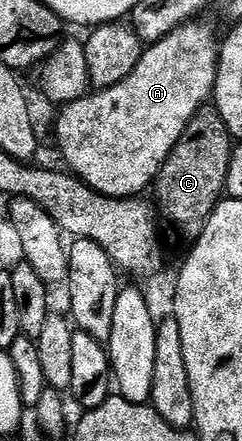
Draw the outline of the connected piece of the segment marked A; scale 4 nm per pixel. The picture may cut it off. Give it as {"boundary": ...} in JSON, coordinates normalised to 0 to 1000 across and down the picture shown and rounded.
{"boundary":[[[781,52],[748,57],[702,79],[599,109],[579,138],[533,175],[475,193],[417,200],[326,229],[269,236],[244,252],[248,277],[231,302],[281,361],[293,390],[351,410],[376,429],[401,429],[442,447],[558,449],[595,426],[624,422],[661,397],[678,363],[711,349],[715,333],[760,308],[760,293],[831,254],[843,227],[880,218],[893,200],[893,168],[909,145],[905,109],[876,102],[876,66],[860,57]]]}

